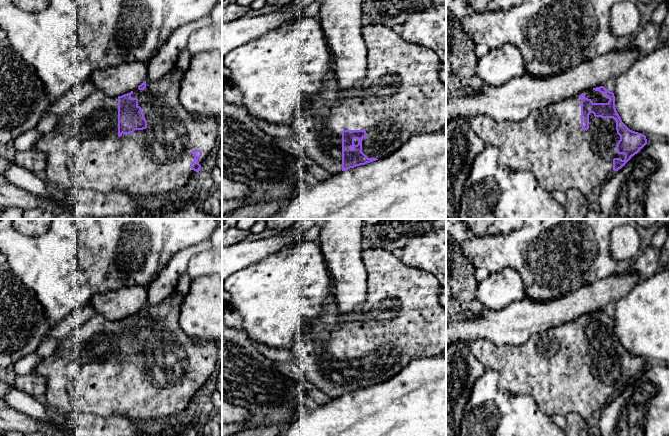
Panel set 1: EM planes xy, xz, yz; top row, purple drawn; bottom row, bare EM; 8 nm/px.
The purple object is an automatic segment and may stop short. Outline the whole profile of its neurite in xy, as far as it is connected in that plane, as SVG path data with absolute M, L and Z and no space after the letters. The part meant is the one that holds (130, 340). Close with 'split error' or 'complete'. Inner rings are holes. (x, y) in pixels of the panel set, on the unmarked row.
M175 292L161 303L156 305L146 304L134 315L118 321L110 321L104 316L95 313L88 321L75 327L70 336L62 341L55 352L49 357L43 357L42 361L31 372L45 378L47 404L61 415L77 411L103 417L125 415L131 419L169 419L183 411L207 387L209 377L215 370L218 360L218 344L208 340L193 340L180 328L179 314L183 298L183 294Z; split error

